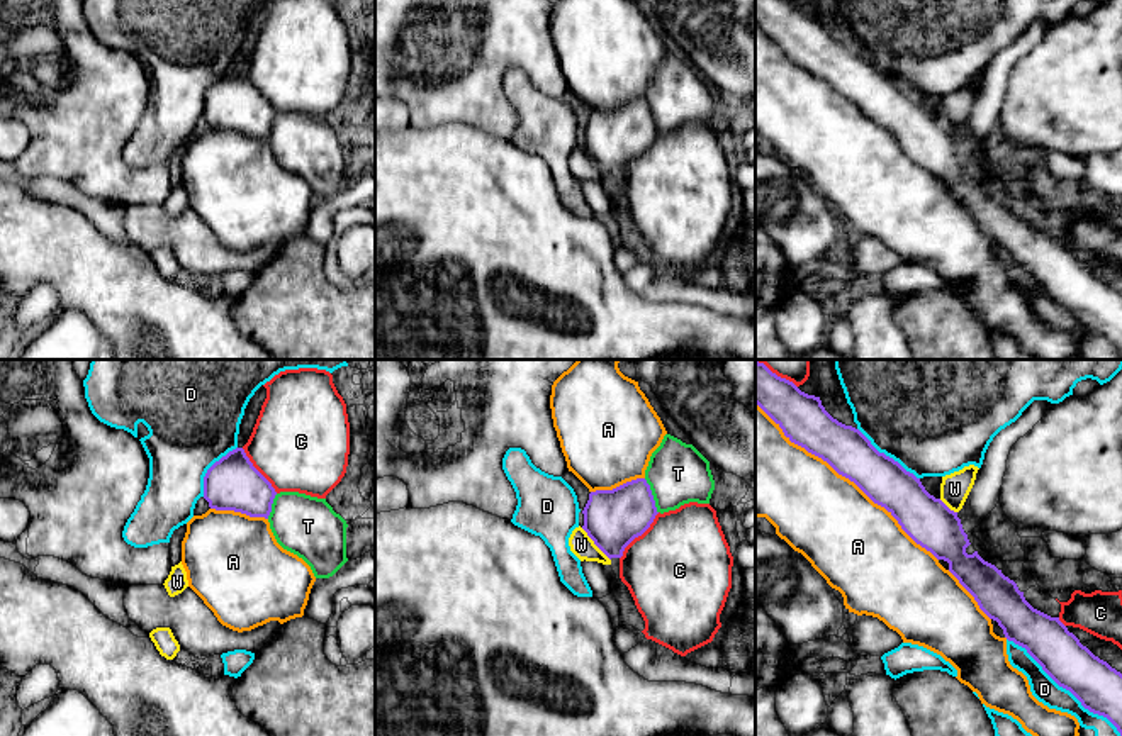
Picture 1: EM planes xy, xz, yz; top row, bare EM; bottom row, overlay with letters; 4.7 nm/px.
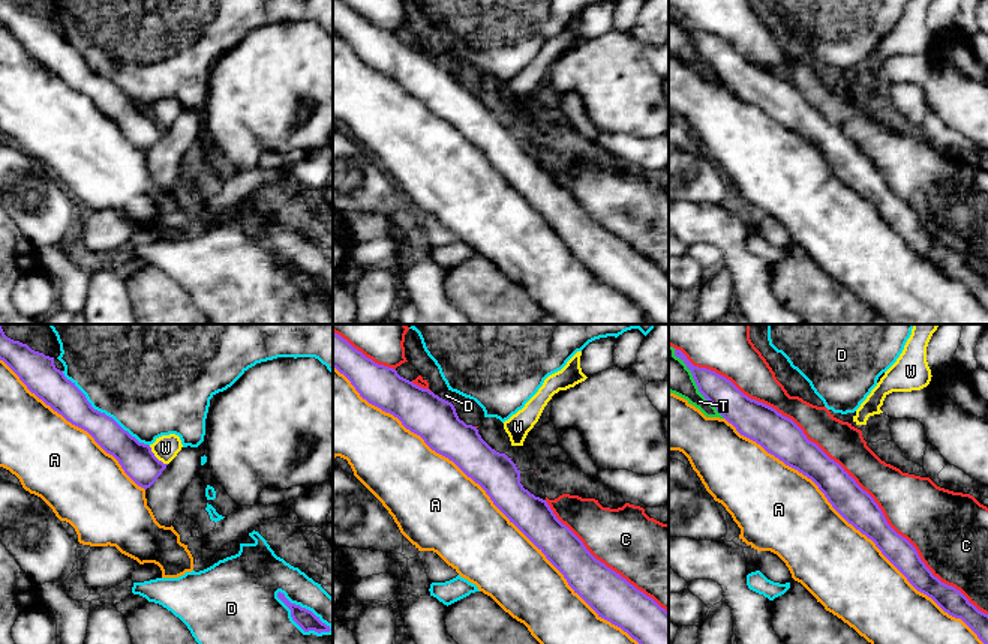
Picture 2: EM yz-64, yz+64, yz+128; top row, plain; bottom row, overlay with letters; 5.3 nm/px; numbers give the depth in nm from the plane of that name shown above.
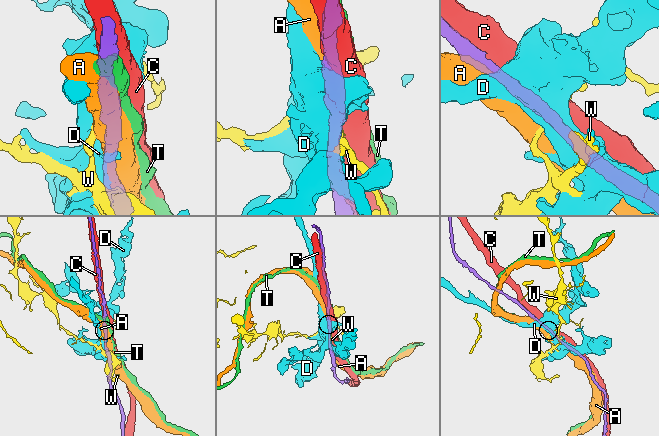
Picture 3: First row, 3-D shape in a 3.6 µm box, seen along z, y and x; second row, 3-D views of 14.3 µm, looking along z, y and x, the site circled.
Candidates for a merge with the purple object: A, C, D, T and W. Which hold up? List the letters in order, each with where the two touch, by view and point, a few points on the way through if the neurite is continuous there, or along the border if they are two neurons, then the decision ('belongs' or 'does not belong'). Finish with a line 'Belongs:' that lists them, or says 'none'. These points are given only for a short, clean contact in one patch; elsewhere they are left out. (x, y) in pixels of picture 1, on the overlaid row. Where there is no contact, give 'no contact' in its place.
A: meets purple in yz at (846, 477); does not belong
C: meets purple in xz at (639, 535); belongs
D: meets purple in yz at (1065, 687); does not belong
T: meets purple in xz at (652, 496); does not belong
W: meets purple in xz at (594, 543); border along xz (581, 528), (610, 560); does not belong
Belongs: C

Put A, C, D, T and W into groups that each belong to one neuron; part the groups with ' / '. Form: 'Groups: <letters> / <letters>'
Groups: A T / C / D / W

